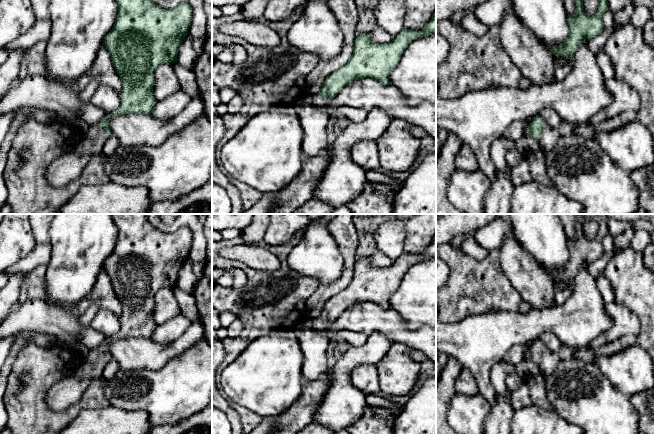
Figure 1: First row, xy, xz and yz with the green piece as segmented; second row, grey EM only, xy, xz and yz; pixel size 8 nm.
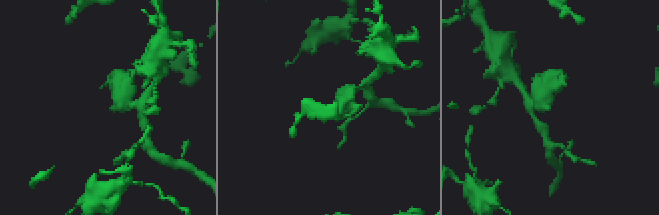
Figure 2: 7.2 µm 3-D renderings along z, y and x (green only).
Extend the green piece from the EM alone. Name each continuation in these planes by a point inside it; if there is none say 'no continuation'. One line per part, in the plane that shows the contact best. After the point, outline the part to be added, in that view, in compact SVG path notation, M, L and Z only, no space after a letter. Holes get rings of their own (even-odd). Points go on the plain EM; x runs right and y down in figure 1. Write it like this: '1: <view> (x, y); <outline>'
1: xy (68, 390); M93 349L80 357L71 372L60 378L48 390L45 401L54 411L66 410L78 403L93 379L102 377L109 356Z

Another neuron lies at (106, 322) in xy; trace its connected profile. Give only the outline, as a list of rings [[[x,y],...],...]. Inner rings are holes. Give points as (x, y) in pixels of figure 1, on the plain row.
[[[100,308],[91,321],[90,326],[103,335],[111,338],[120,330],[121,322],[119,316],[109,310]]]

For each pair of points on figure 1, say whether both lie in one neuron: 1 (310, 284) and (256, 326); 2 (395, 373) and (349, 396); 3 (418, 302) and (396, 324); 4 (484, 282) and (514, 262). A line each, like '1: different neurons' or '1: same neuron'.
1: same neuron
2: different neurons
3: different neurons
4: different neurons

